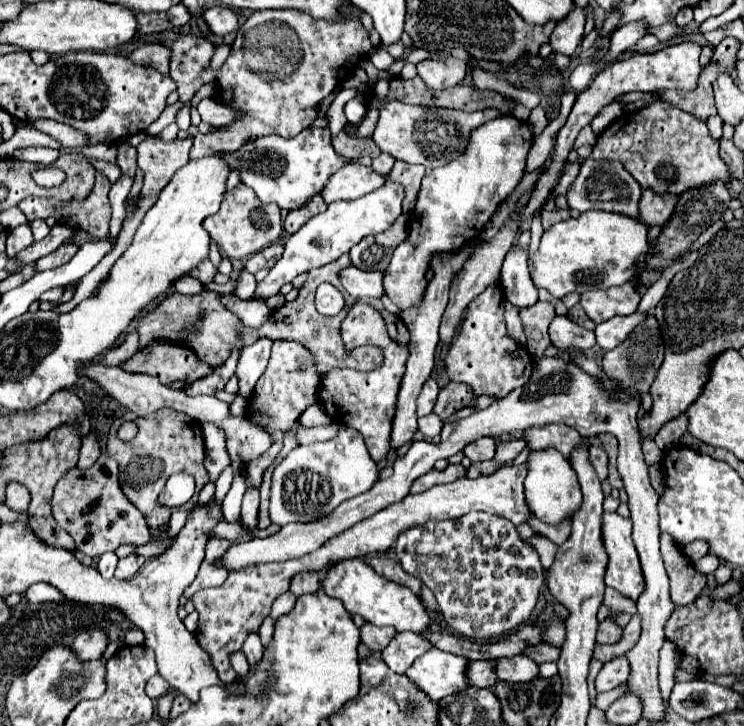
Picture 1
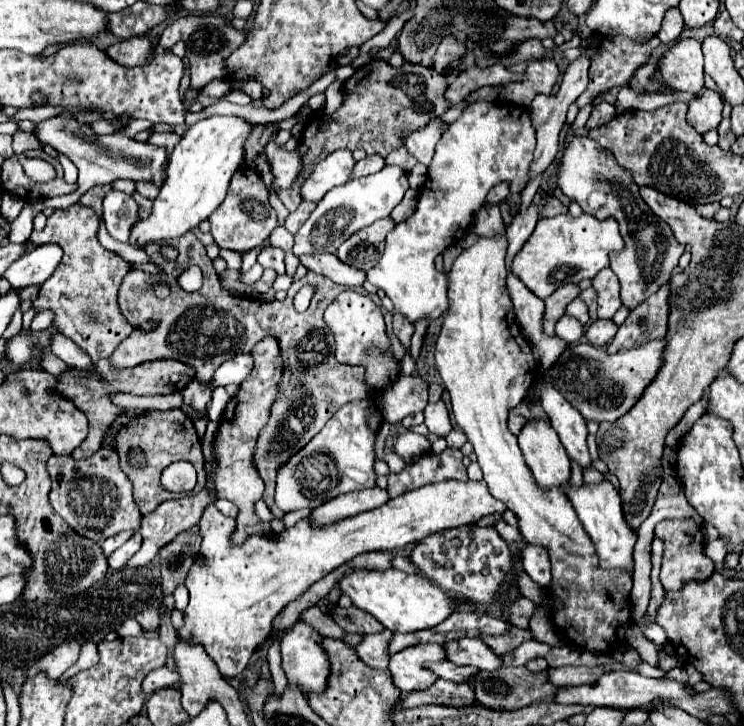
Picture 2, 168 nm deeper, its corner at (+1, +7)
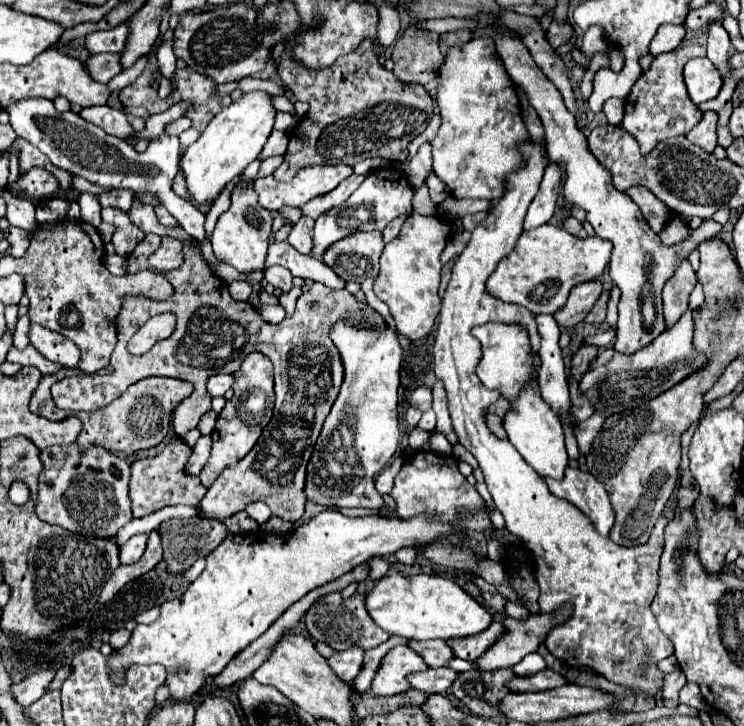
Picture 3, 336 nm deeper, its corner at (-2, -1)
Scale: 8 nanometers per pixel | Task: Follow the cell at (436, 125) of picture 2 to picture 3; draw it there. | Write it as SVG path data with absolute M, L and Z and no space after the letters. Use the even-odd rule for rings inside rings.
M434 173L428 175L426 185L430 187L430 199L432 199L434 205L440 205L440 203L448 197L448 189L446 189L446 185L444 185L444 183L434 175Z

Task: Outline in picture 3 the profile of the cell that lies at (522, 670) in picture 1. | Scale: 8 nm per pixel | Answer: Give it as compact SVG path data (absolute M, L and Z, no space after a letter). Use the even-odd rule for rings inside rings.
M408 641L408 647L416 651L428 667L442 667L454 657L446 641Z

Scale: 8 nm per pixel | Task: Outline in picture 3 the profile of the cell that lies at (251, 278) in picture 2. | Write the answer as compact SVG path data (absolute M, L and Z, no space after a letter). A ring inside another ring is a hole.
M233 281L228 284L228 290L237 301L247 301L252 292L252 286L244 281Z

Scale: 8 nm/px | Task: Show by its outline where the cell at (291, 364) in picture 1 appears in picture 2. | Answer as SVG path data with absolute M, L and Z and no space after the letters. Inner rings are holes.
M265 337L259 341L253 349L251 355L255 359L255 367L247 381L239 387L237 395L229 401L227 409L221 415L219 421L219 433L215 439L215 453L219 459L219 469L215 475L215 489L217 497L229 499L231 503L237 505L237 527L231 535L231 541L235 545L243 545L251 535L269 535L271 525L263 523L255 517L253 505L257 499L263 495L263 479L255 467L253 455L257 447L257 437L261 429L267 425L271 417L271 407L277 401L279 395L279 381L283 377L283 357L281 357L281 347L275 337Z

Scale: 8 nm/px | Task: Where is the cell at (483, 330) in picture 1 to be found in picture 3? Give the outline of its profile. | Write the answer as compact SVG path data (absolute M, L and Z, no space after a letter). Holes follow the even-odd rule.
M530 137L530 141L520 143L518 149L524 159L524 167L506 177L504 195L490 207L488 217L476 225L466 249L452 267L452 277L438 315L434 371L448 391L450 417L458 441L478 459L496 509L506 521L506 529L514 537L526 541L526 549L534 555L536 581L540 585L540 611L550 613L562 605L562 601L574 603L574 615L570 621L554 627L546 637L546 649L562 663L570 667L588 667L608 681L630 689L634 695L646 693L658 697L664 685L664 673L658 669L658 661L674 653L670 639L658 629L656 617L650 611L650 603L658 587L658 561L664 549L664 527L668 521L658 517L656 527L644 545L614 545L614 541L600 535L590 519L574 509L574 505L548 493L544 479L534 473L526 461L522 461L522 455L514 449L514 445L508 439L494 437L490 429L486 429L486 421L482 421L482 413L486 413L490 401L500 399L500 393L482 389L482 383L478 383L474 369L482 351L470 329L474 325L484 325L486 321L522 323L528 327L532 349L540 347L534 313L526 307L498 301L486 293L490 273L496 269L500 259L514 249L520 233L524 231L522 223L528 205L538 193L538 185L548 165L546 149L540 141Z

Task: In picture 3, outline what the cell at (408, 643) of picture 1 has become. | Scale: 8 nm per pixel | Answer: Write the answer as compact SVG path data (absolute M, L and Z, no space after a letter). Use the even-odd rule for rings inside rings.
M346 649L342 653L334 653L332 657L328 657L328 665L338 675L340 681L350 683L358 675L358 669L362 669L362 657L364 657L362 649Z

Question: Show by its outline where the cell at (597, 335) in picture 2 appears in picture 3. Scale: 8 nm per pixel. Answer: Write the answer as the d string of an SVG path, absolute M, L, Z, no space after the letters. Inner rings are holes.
M580 347L580 349L574 353L572 363L570 363L570 373L572 373L572 377L574 377L576 381L580 381L582 375L588 371L590 363L592 363L594 357L596 357L596 351L598 351L596 347Z

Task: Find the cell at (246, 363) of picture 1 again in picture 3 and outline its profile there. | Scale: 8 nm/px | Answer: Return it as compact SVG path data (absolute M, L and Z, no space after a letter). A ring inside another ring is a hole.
M216 373L216 375L210 375L210 377L208 377L206 389L208 389L210 397L218 397L218 395L224 395L224 393L232 387L232 381L234 381L234 377L232 377L232 375Z

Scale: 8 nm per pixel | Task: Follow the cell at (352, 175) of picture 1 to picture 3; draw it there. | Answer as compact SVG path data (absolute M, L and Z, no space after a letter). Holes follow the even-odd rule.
M310 165L300 169L288 183L274 177L256 179L254 191L264 209L278 211L284 205L302 207L306 201L330 193L330 189L338 187L338 183L350 175L352 167L346 165Z

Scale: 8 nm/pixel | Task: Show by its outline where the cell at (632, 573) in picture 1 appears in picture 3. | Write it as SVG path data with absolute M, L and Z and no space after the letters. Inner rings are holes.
M566 467L560 481L550 477L544 477L544 481L552 495L574 503L584 515L590 517L598 533L608 537L610 527L614 525L614 511L610 507L610 497L606 497L606 491L590 473Z

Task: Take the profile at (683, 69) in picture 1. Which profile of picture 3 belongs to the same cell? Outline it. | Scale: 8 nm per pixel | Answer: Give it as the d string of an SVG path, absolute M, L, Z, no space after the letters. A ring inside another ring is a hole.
M708 57L690 59L684 67L684 81L690 93L690 99L696 105L718 97L724 83L718 67Z

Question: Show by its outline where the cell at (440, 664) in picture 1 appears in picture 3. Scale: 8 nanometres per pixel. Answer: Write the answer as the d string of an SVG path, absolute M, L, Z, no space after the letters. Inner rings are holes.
M398 645L382 657L382 663L372 681L370 693L398 695L402 691L408 691L410 685L406 685L406 675L414 671L424 671L424 669L426 669L426 663L422 661L422 657L418 657L418 653L414 653L404 645Z

